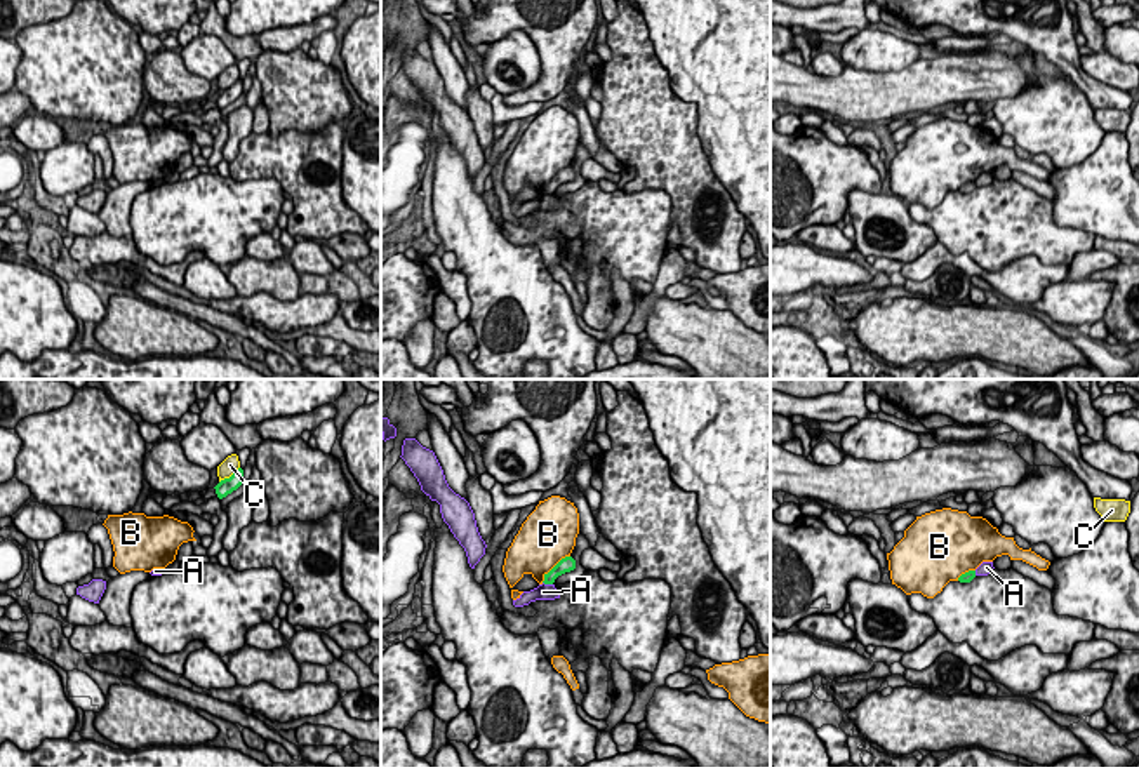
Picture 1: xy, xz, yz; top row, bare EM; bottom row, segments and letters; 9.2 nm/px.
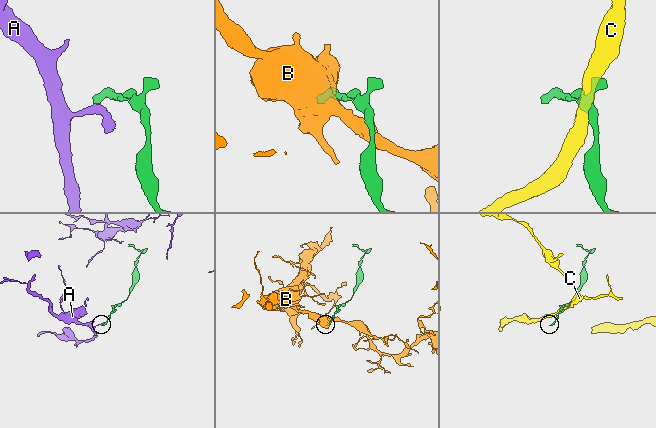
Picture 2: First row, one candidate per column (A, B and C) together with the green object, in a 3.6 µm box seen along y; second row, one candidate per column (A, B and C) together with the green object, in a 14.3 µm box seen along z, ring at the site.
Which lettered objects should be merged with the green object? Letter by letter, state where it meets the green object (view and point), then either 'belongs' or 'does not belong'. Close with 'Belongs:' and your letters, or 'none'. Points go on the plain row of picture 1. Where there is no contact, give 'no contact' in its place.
A: xz (548, 193) | does not belong
B: xz (553, 178) | does not belong
C: xy (230, 87) | does not belong
Belongs: none

